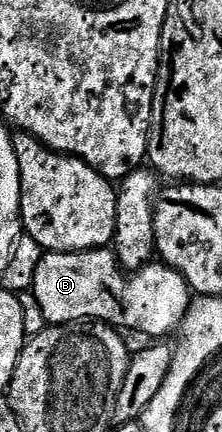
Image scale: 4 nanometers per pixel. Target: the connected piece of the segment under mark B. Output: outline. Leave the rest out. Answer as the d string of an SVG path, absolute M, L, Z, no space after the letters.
M101 248L99 250L77 250L75 252L48 252L43 255L38 264L38 268L34 272L34 280L32 281L32 288L30 291L31 297L36 297L36 306L40 309L40 314L45 318L45 323L54 326L64 326L67 322L86 322L89 320L95 320L97 322L103 322L105 324L111 324L113 327L121 328L125 326L128 330L133 330L136 334L145 334L148 340L160 340L163 334L168 334L179 327L181 319L184 318L185 311L188 310L188 303L190 301L190 291L188 283L184 281L184 278L176 270L170 269L169 266L163 264L149 264L132 273L125 273L121 270L120 265L116 262L115 253L111 249Z

